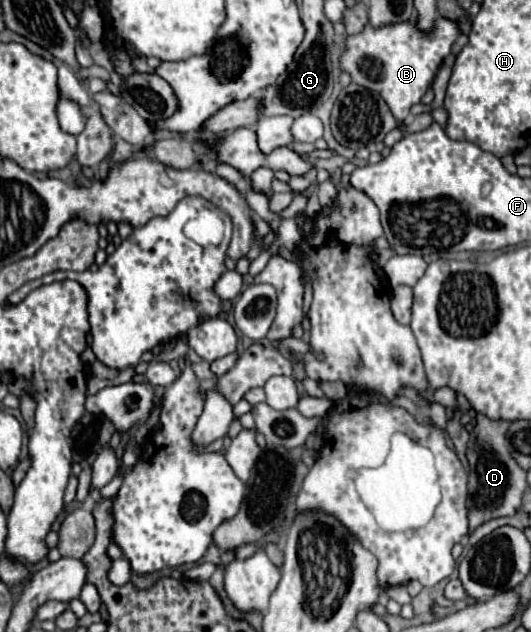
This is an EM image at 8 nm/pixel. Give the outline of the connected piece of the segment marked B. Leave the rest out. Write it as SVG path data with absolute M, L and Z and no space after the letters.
M438 18L436 28L430 36L418 34L414 20L402 22L398 26L372 28L366 26L362 34L346 38L346 52L340 56L340 66L352 76L352 82L378 92L390 106L398 122L406 120L412 104L418 104L428 86L434 80L438 66L458 36L458 26L452 20Z

